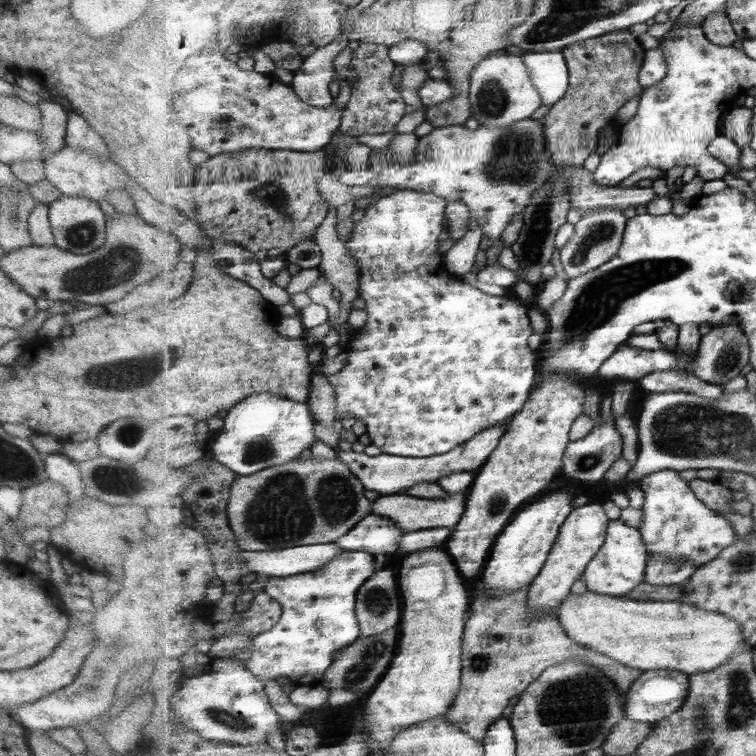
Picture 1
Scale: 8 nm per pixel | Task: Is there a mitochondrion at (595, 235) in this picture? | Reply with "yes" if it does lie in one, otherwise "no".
yes

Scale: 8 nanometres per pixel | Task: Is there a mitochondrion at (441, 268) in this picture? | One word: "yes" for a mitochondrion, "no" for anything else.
no

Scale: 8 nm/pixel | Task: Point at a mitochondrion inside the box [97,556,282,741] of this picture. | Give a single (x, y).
(234, 722)

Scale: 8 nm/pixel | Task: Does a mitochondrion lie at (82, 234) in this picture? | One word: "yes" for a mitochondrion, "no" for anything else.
yes

